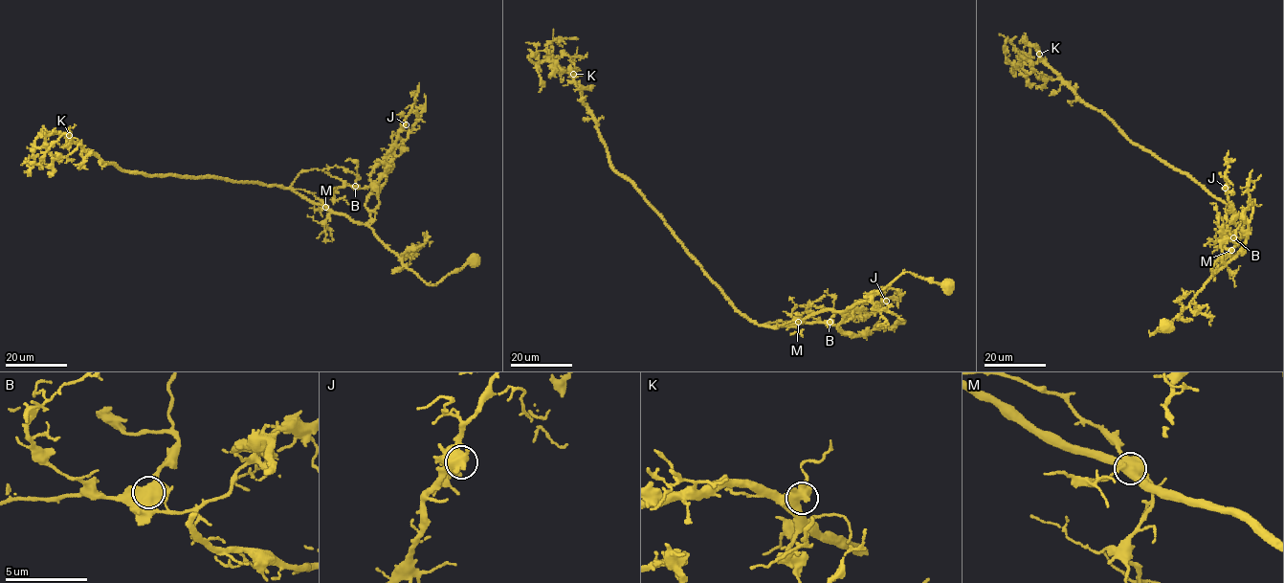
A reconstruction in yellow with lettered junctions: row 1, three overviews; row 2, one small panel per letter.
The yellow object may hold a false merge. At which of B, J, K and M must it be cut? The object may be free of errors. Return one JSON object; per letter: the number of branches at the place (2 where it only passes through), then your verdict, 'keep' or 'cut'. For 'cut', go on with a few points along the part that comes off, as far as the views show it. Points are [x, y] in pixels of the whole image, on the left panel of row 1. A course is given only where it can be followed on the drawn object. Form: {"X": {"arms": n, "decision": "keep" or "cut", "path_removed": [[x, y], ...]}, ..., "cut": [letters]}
{"B": {"arms": 4, "decision": "keep"}, "J": {"arms": 4, "decision": "keep"}, "K": {"arms": 4, "decision": "keep"}, "M": {"arms": 4, "decision": "cut", "path_removed": [[325, 207], [311, 193], [291, 187], [300, 172], [325, 170], [351, 186], [359, 177], [338, 166], [322, 169]]}, "cut": ["M"]}

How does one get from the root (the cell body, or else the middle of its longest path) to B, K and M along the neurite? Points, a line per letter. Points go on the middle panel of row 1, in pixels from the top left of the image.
B: (945, 286), (903, 272), (870, 299), (841, 313), (845, 322), (852, 317), (852, 312), (842, 323), (830, 322)
K: (945, 286), (905, 272), (844, 311), (825, 309), (774, 327), (748, 320), (613, 168), (573, 74)
M: (945, 286), (905, 272), (870, 299), (844, 311), (825, 309), (798, 322)

